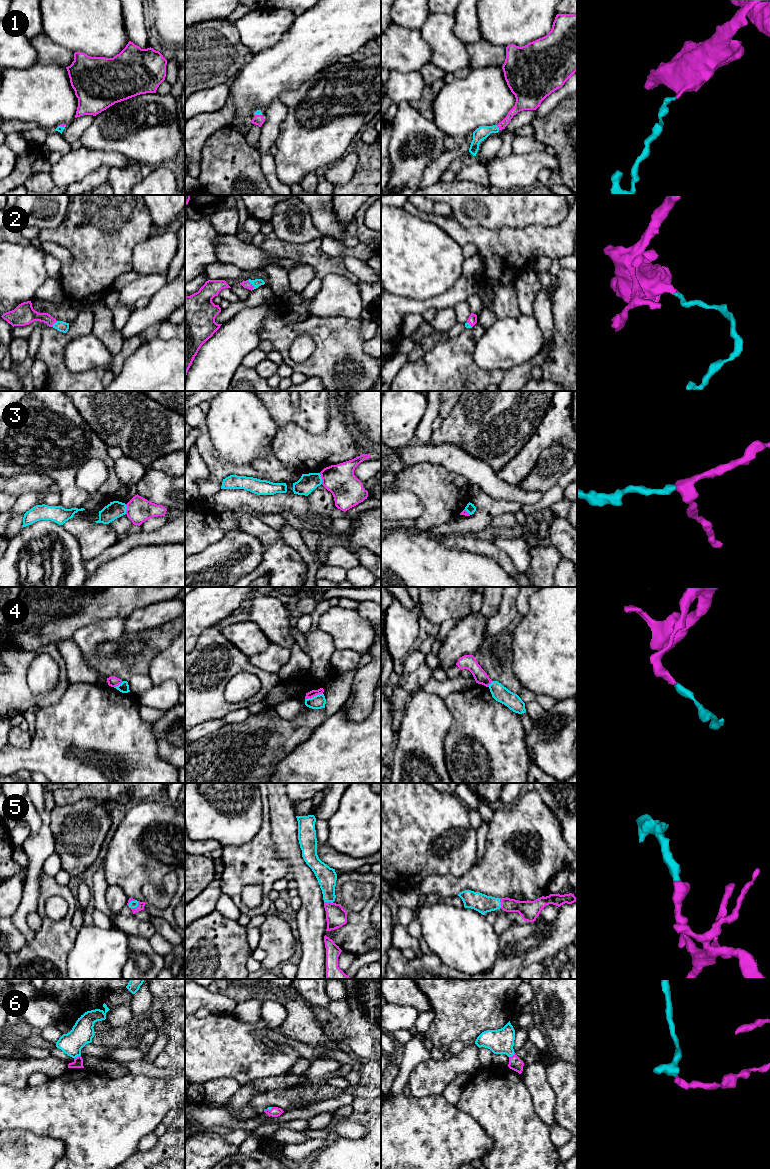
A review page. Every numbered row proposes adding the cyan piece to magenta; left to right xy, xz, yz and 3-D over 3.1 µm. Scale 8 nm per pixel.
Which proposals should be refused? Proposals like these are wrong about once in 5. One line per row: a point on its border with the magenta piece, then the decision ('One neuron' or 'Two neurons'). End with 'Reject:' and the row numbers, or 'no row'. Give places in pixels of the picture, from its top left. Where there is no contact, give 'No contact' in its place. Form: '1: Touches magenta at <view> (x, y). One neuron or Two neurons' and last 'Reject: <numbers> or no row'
1: Touches magenta at yz (498, 127). One neuron
2: Touches magenta at xz (252, 285). One neuron
3: Touches magenta at xz (321, 477). Two neurons
4: Touches magenta at xz (313, 696). Two neurons
5: Touches magenta at yz (501, 903). One neuron
6: Touches magenta at yz (513, 1055). One neuron
Reject: 3, 4

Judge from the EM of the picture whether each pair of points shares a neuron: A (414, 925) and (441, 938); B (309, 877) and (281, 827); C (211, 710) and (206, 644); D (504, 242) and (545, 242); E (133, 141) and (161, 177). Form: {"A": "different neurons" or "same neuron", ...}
{"A": "different neurons", "B": "same neuron", "C": "same neuron", "D": "same neuron", "E": "different neurons"}

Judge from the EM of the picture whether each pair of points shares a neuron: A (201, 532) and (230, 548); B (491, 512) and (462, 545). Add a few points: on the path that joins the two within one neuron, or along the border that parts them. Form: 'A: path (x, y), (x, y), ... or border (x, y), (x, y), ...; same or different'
A: border (225, 533), (220, 539), (195, 552); different
B: border (472, 534), (449, 535); different

